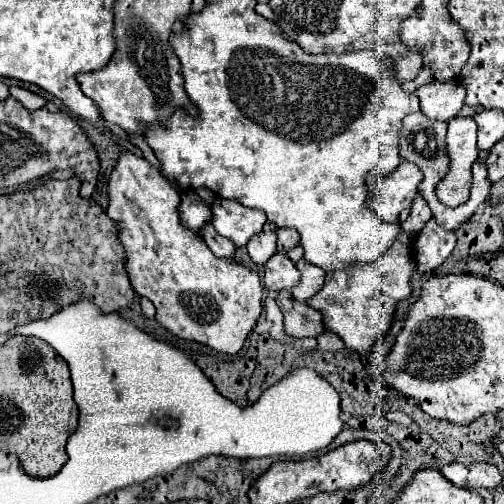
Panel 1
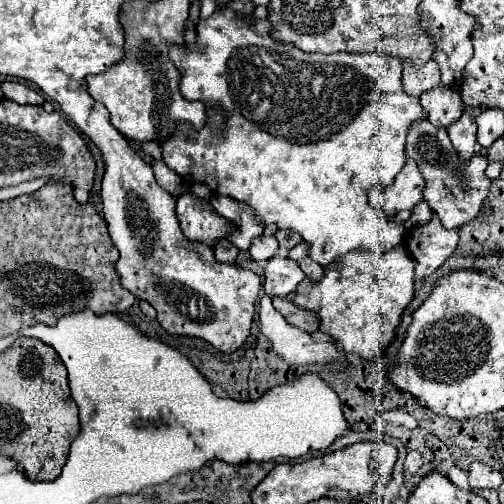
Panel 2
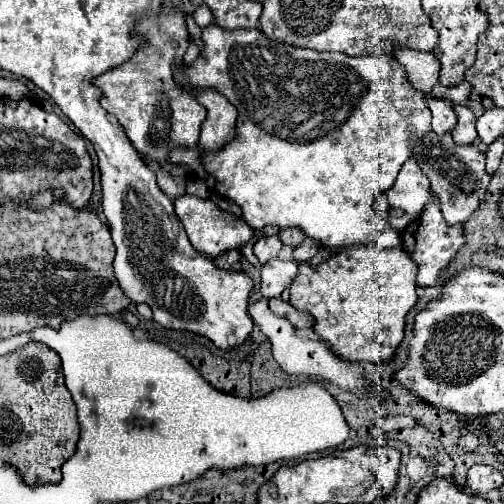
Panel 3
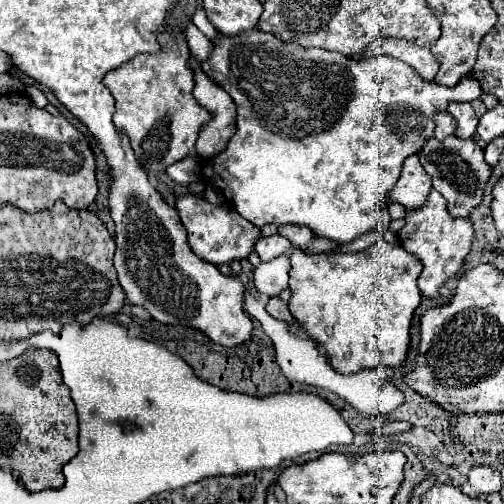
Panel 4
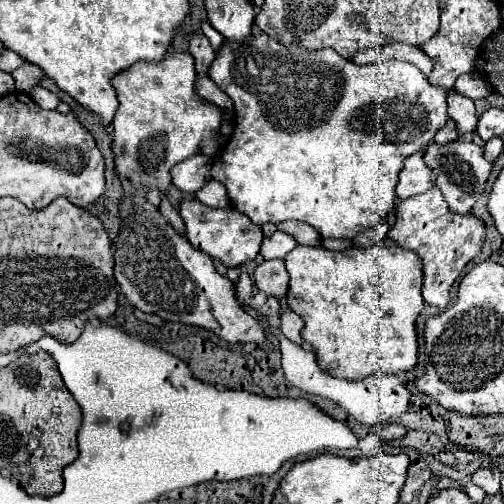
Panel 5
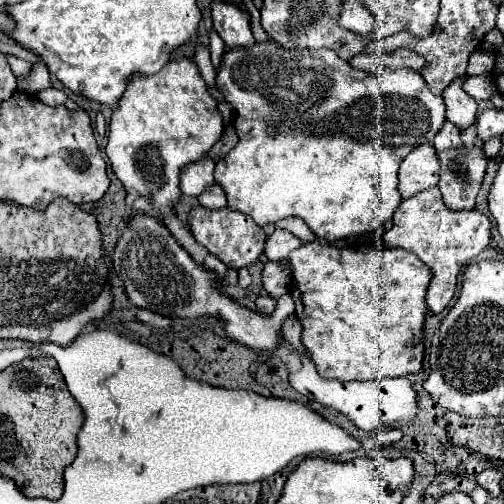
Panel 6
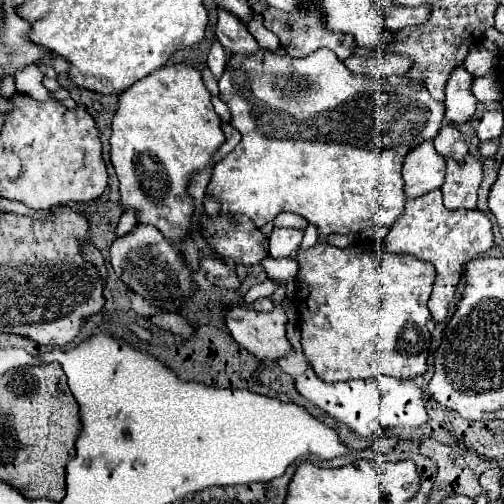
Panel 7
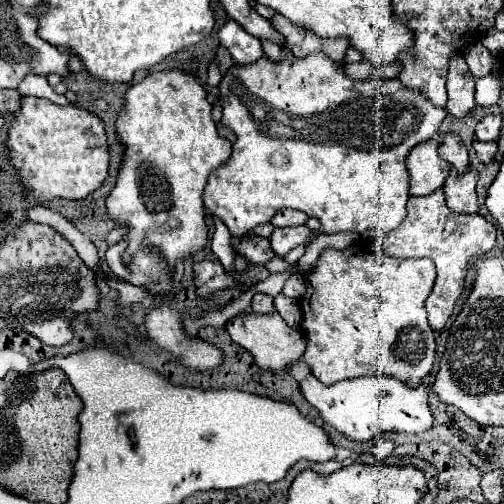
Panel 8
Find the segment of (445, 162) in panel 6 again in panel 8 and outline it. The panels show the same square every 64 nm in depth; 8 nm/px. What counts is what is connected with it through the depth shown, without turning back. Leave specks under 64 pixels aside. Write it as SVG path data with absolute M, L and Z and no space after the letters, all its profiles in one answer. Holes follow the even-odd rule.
M468 166L464 174L458 174L456 168L450 168L450 174L444 182L446 206L452 212L468 212L468 214L478 212L476 182L478 182L478 172L472 166Z

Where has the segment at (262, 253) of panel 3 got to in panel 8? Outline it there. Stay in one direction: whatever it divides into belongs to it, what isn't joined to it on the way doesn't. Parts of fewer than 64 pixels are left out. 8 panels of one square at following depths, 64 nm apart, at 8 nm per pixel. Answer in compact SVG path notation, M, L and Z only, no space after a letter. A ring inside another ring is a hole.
M292 226L292 228L274 228L270 236L272 250L278 256L286 256L292 248L300 246L310 238L310 230L306 226Z

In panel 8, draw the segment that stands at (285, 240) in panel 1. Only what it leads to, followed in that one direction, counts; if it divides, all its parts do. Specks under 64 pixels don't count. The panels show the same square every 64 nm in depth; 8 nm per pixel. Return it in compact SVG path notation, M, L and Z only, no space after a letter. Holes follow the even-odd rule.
M282 210L272 218L274 226L300 226L306 224L308 216L304 212L296 212L296 210Z

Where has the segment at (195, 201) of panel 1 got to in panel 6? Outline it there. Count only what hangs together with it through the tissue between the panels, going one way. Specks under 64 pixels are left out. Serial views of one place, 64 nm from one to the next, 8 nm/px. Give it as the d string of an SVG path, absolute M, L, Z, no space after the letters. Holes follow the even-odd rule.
M196 206L188 214L188 226L190 226L194 240L200 246L204 246L210 254L218 256L230 268L244 268L256 262L258 256L264 252L264 240L266 240L264 230L242 212L236 212L230 208L208 210L204 206Z

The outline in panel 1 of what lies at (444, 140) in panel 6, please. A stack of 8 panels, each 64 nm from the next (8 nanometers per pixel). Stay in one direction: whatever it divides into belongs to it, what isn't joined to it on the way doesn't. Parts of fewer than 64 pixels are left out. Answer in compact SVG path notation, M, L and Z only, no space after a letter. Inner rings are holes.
M432 80L416 90L420 98L420 110L430 120L444 120L458 116L460 108L464 106L464 88L458 80L438 82Z

